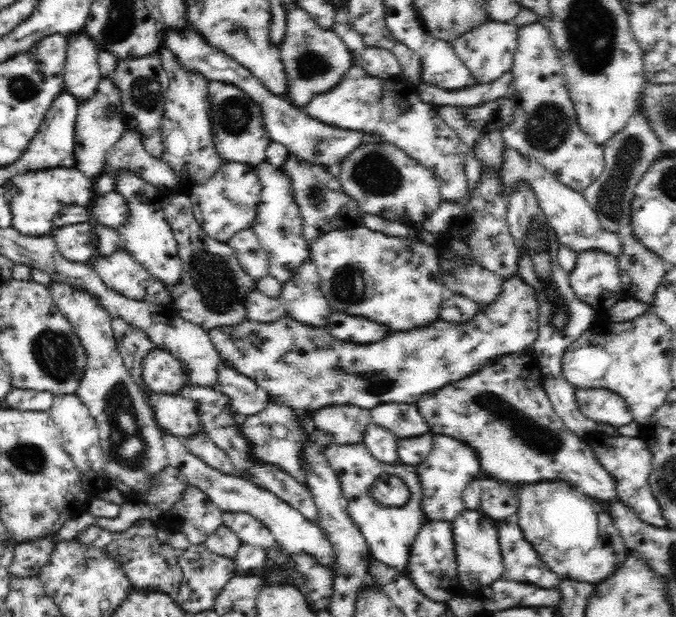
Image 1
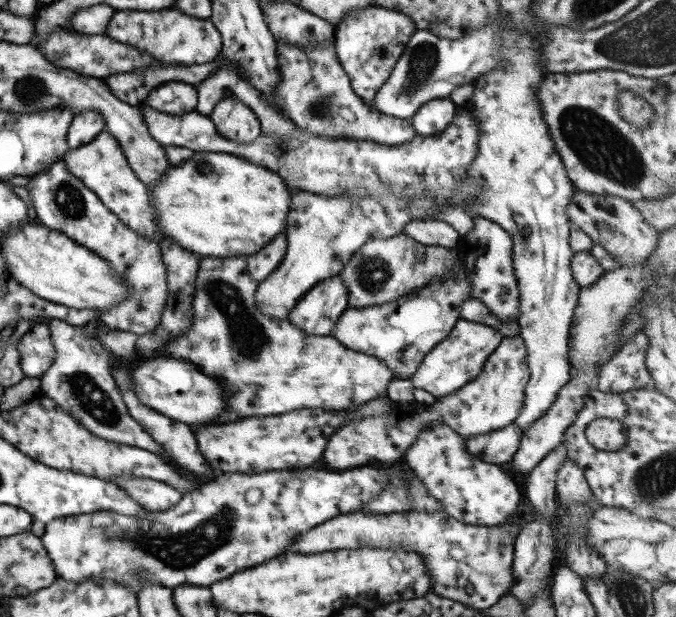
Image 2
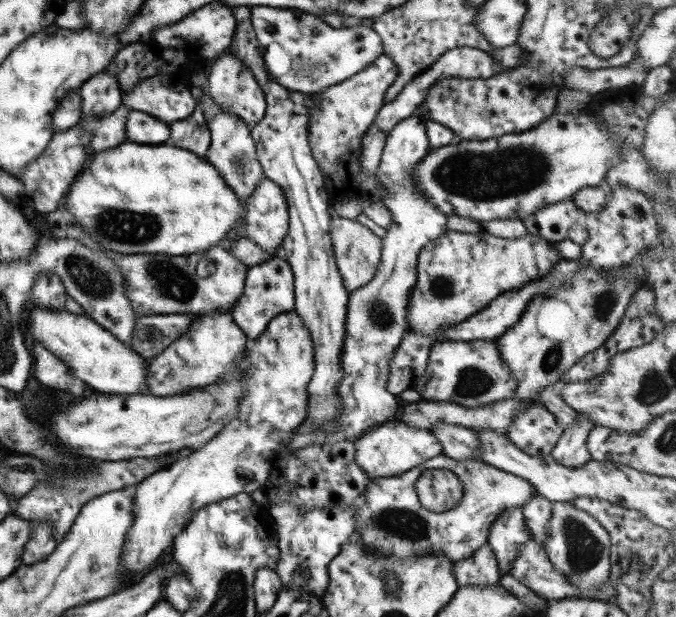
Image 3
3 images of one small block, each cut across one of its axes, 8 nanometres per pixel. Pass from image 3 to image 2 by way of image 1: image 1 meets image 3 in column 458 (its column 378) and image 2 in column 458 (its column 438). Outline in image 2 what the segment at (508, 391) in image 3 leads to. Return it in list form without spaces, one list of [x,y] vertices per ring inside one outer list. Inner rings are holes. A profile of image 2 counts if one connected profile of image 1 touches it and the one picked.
[[[457,319],[449,335],[423,356],[419,367],[410,376],[413,389],[424,390],[434,398],[449,396],[457,392],[459,388],[481,374],[485,360],[492,355],[501,340],[501,334],[489,326]]]

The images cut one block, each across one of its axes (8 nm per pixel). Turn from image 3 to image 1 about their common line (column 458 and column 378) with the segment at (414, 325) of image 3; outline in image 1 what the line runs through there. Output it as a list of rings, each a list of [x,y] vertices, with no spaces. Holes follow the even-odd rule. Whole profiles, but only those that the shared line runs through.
[[[364,226],[333,230],[309,244],[310,261],[320,275],[319,290],[336,311],[362,316],[386,326],[391,332],[424,327],[440,319],[440,302],[445,299],[439,254],[433,245],[416,237],[395,237]]]

